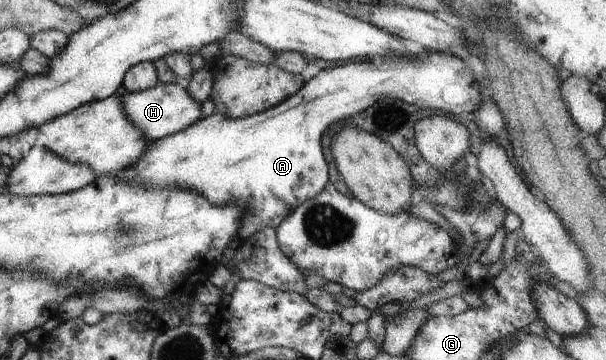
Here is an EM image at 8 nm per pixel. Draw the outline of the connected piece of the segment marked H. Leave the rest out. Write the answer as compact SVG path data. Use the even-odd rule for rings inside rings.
M159 82L154 87L144 91L128 92L120 97L121 104L127 118L139 129L143 137L150 141L162 139L168 134L186 129L190 124L197 122L201 117L200 102L178 84Z

